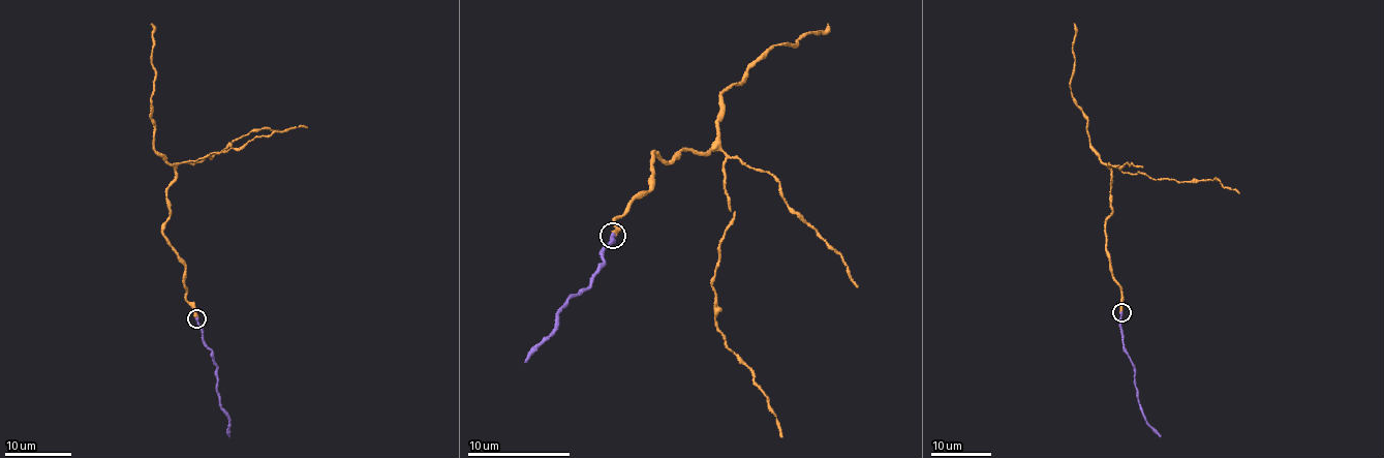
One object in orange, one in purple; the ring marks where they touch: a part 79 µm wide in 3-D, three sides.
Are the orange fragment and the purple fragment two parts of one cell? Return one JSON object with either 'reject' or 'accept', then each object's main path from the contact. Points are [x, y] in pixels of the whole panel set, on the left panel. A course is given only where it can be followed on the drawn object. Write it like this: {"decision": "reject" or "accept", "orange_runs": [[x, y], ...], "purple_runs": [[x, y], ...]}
{"decision": "accept", "orange_runs": [[196, 317], [186, 300], [184, 261], [163, 234], [166, 187], [178, 164], [211, 159], [266, 129], [306, 128]], "purple_runs": [[196, 317], [202, 339], [217, 369], [218, 401], [231, 427], [228, 436]]}

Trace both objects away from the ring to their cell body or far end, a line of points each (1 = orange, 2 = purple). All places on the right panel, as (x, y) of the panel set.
1: (1121, 312), (1121, 286), (1112, 275), (1107, 248), (1110, 166), (1156, 180), (1218, 180), (1238, 193)
2: (1121, 312), (1124, 349), (1134, 366), (1136, 396), (1147, 425), (1161, 436)

